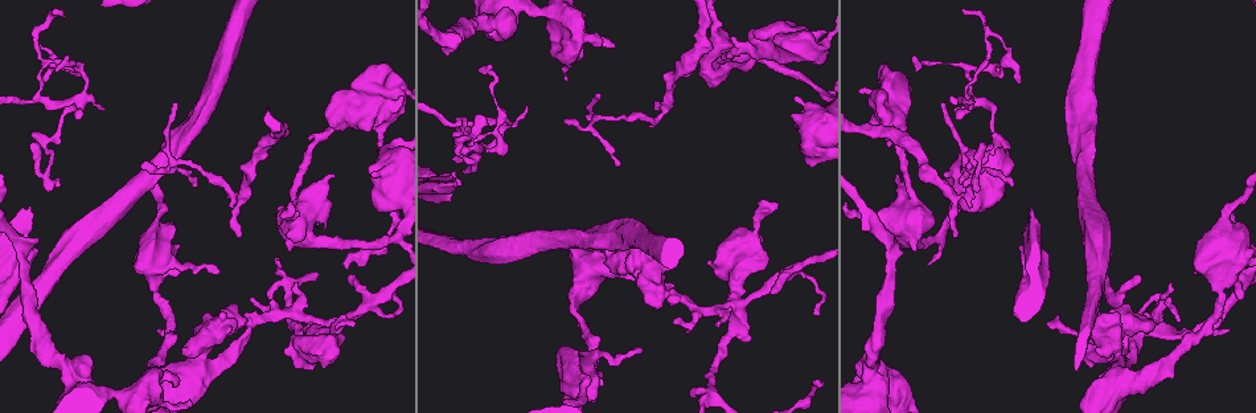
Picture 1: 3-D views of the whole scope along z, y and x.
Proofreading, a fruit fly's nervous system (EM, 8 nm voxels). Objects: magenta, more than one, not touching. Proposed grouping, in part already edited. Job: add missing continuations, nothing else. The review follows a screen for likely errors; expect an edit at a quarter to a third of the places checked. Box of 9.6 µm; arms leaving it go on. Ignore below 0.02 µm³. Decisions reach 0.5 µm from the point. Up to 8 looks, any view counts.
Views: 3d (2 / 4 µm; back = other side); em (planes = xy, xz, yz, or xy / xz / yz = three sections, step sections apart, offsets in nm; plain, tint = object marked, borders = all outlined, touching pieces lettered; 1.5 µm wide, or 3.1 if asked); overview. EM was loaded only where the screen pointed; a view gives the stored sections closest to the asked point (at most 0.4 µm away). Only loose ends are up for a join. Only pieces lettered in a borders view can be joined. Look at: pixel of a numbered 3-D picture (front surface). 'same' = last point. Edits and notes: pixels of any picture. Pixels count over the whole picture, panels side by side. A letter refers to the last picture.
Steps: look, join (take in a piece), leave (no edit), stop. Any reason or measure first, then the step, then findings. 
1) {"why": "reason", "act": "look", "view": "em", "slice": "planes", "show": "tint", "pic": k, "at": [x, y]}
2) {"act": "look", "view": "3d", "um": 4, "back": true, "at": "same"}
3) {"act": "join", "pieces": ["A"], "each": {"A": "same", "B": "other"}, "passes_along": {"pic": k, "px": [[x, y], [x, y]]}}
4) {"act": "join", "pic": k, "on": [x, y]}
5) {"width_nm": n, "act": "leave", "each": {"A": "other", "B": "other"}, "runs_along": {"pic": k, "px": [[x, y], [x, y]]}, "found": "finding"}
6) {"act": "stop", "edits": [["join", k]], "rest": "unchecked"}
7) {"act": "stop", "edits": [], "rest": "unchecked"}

{"why": "an open end", "act": "look", "view": "em", "slice": "planes", "show": "borders", "pic": 1, "at": [237, 234]}

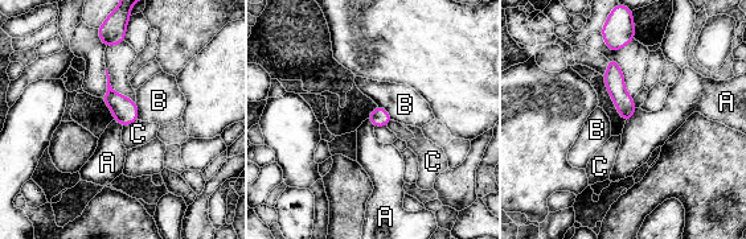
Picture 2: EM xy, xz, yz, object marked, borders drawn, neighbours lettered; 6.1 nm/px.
{"width_nm": 110, "act": "leave", "each": {"A": "other", "B": "other", "C": "other"}, "border": {"pic": 2, "px": [[636, 108], [626, 123]]}, "found": "none of them fits"}

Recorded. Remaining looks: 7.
{"why": "thin end", "act": "look", "view": "em", "slice": "planes", "show": "borders", "pic": 1, "at": [966, 165]}

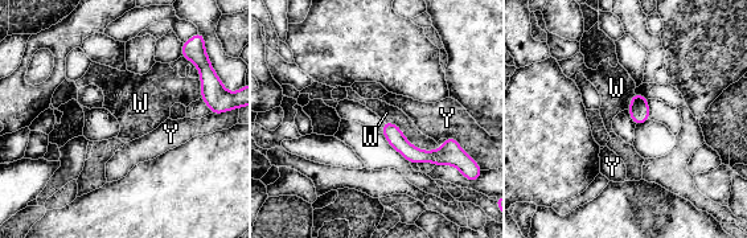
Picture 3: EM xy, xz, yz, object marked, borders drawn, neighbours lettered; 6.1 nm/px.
{"width_nm": 100, "act": "leave", "each": {"W": "other", "Y": "other"}, "runs_along": {"pic": 3, "px": [[385, 127], [413, 155], [450, 143]]}, "found": "no lettered piece goes on from it"}

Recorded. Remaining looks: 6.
{"why": "free end", "act": "look", "view": "3d", "um": 4, "pic": 1, "at": [601, 382]}

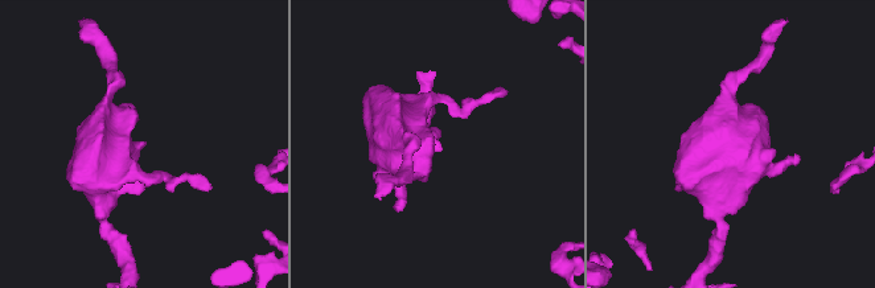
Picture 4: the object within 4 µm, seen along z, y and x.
{"act": "look", "view": "em", "slice": "planes", "show": "borders", "pic": 4, "at": [144, 142]}

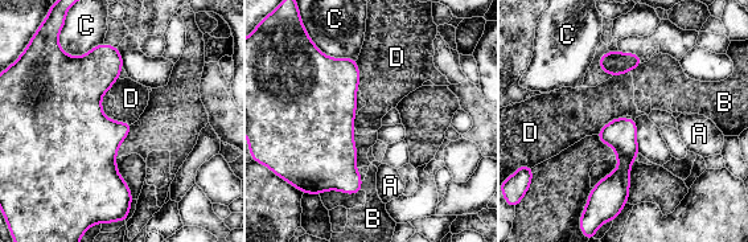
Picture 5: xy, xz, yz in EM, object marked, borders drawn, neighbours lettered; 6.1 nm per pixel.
{"longest_contact_nm": ["C", 220], "act": "leave", "each": {"A": "other", "B": "other", "C": "other", "D": "other"}, "runs_along": {"pic": 5, "px": [[107, 48], [91, 155], [128, 196]]}, "found": "none of them fits"}

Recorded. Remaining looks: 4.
{"act": "stop", "edits": [], "rest": "unchecked"}

